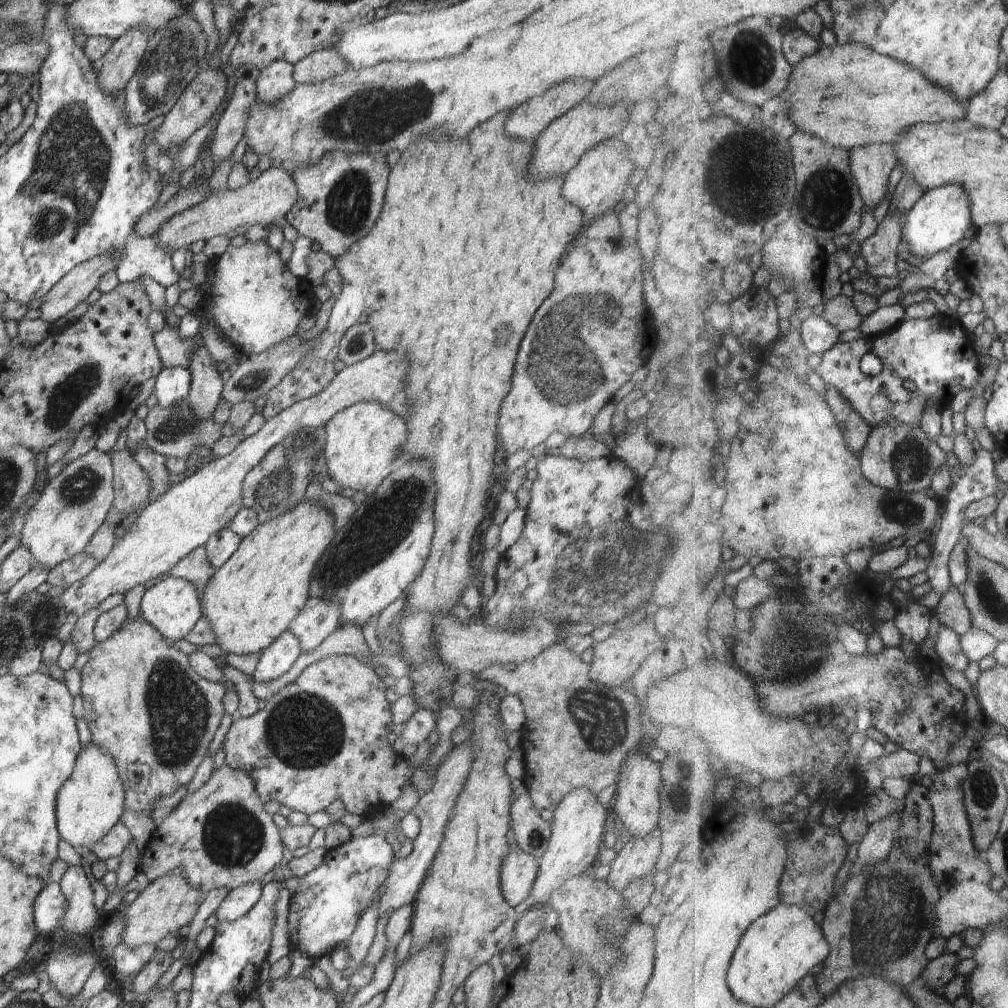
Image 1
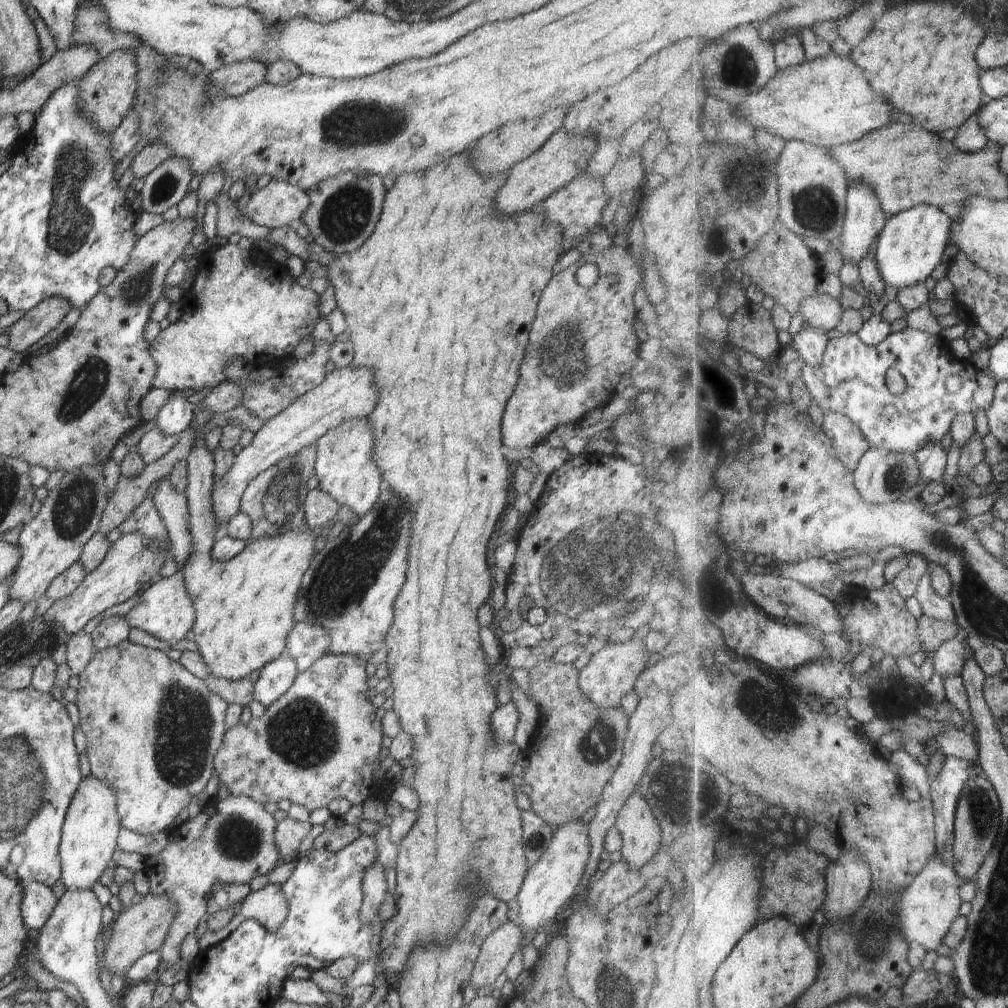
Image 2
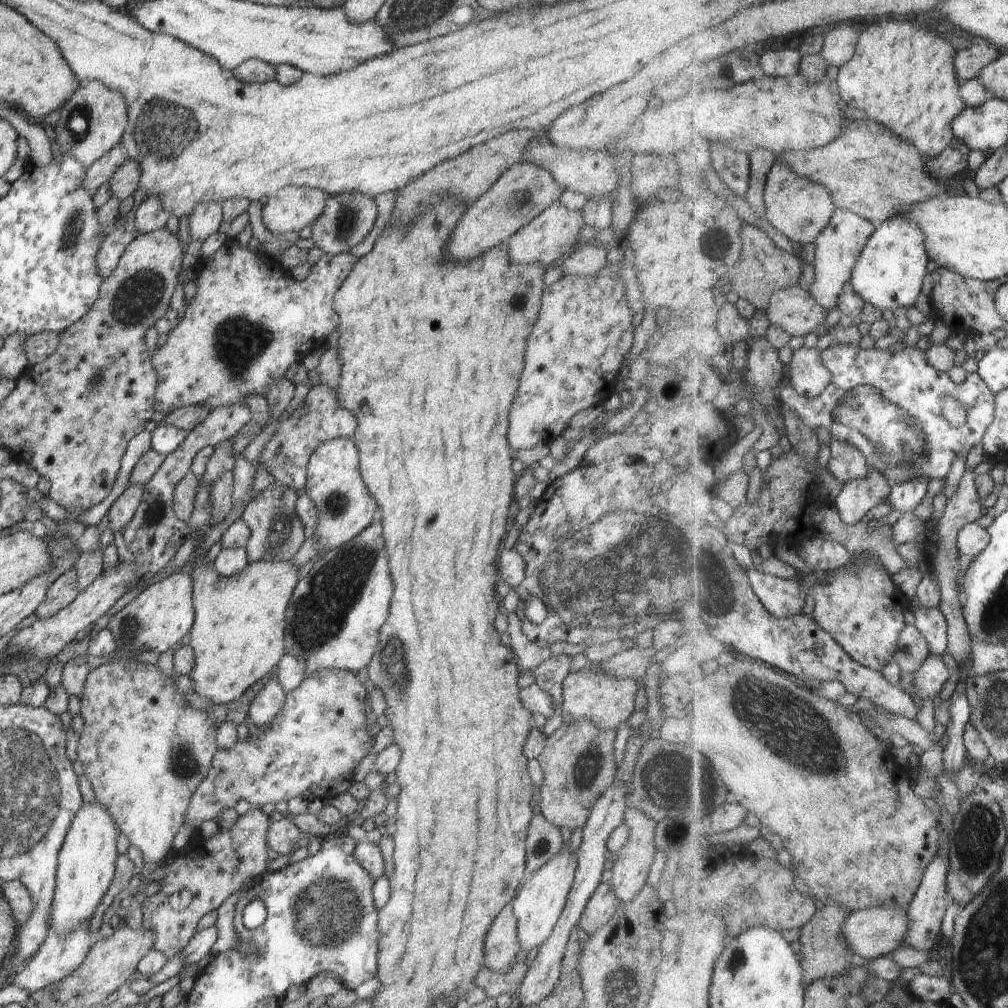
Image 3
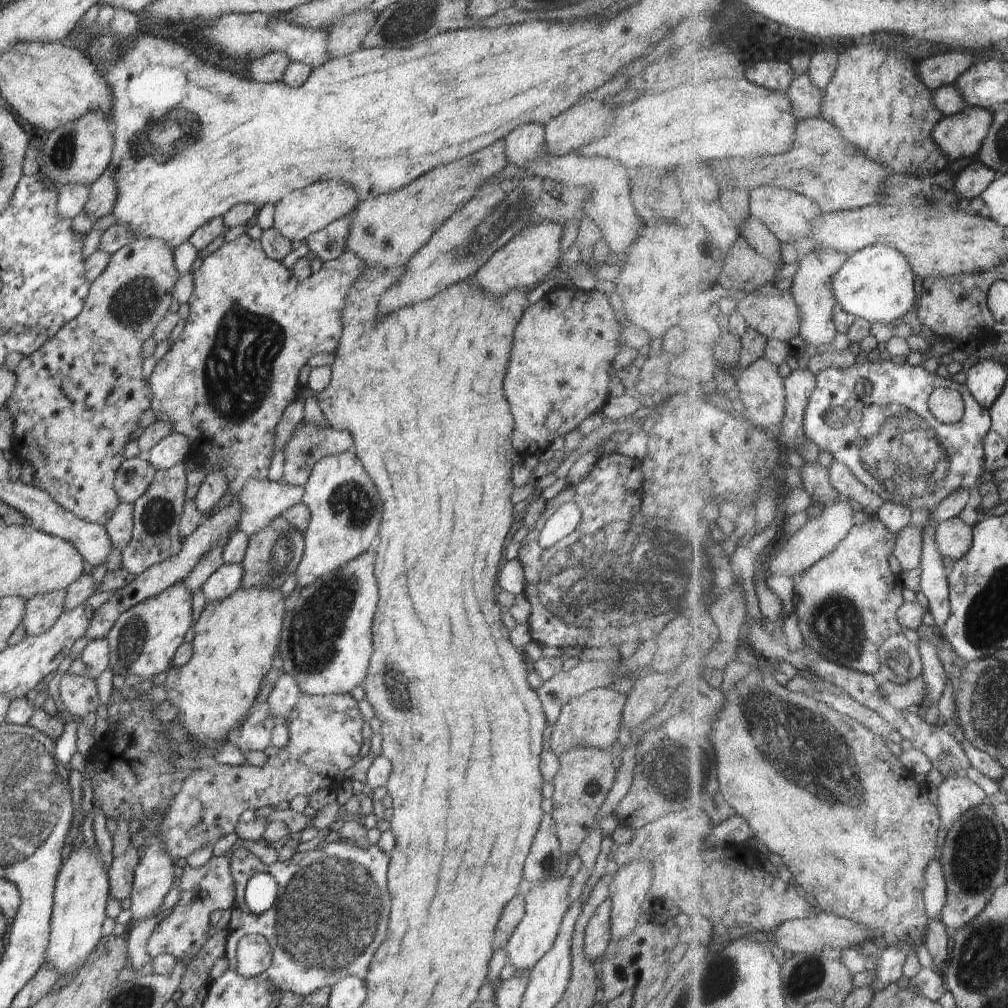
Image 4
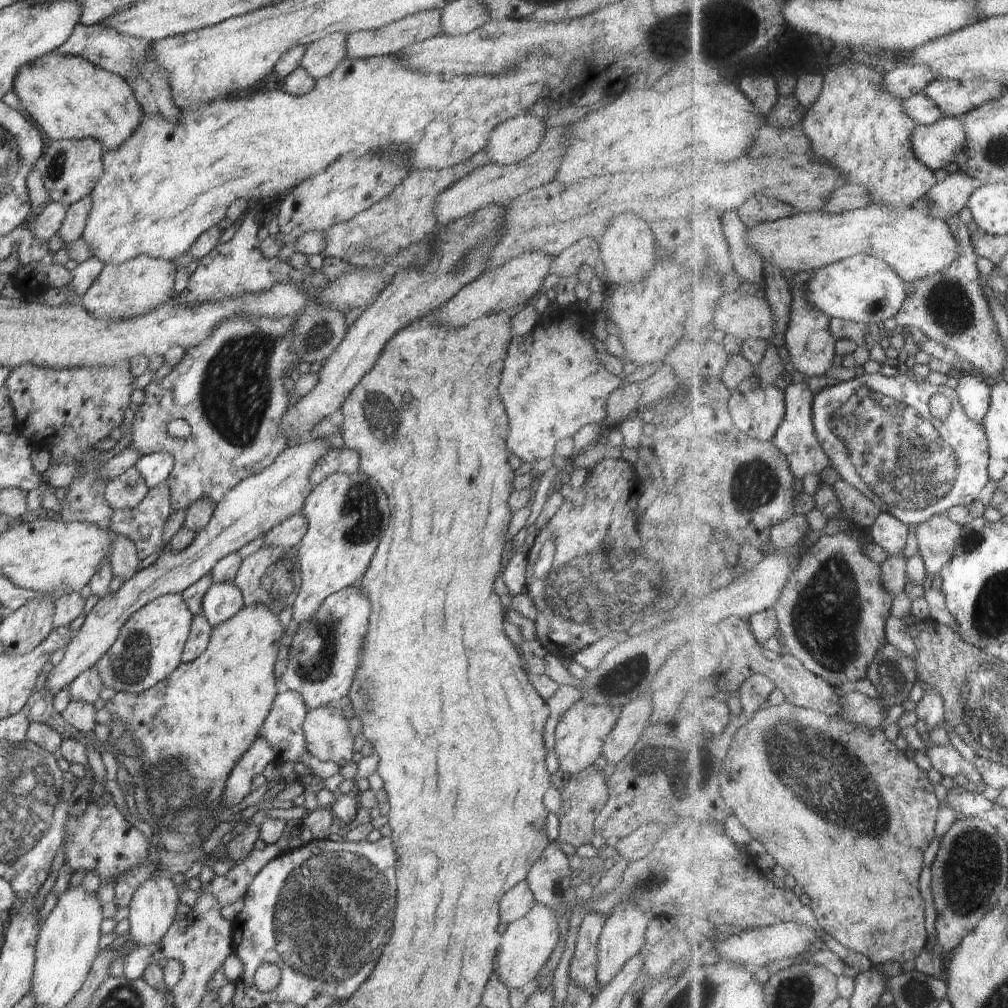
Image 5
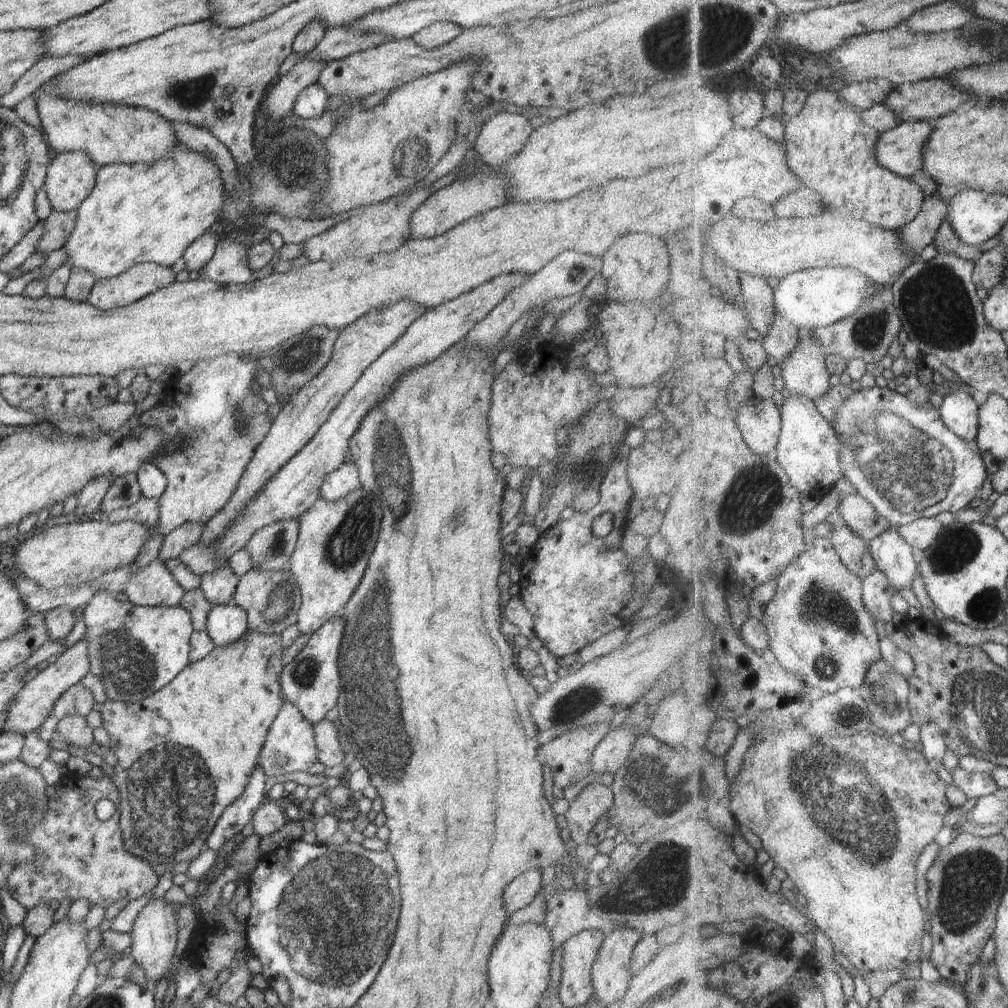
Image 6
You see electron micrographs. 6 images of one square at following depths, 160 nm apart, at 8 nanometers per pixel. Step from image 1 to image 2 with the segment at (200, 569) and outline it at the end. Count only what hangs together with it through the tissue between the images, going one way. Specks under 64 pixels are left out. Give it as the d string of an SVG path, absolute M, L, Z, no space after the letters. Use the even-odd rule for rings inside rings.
M164 477L159 482L158 488L154 490L154 506L158 508L160 518L168 528L169 555L176 560L178 571L182 571L188 562L188 556L192 554L186 498L172 488L168 478Z

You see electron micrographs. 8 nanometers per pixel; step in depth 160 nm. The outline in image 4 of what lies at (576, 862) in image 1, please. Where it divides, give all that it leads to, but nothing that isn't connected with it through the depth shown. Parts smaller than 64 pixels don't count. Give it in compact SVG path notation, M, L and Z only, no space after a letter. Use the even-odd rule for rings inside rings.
M564 874L556 880L548 878L544 882L533 886L524 896L525 914L516 930L512 932L508 944L506 944L507 962L510 962L516 970L531 971L540 962L540 958L548 953L556 941L558 930L568 909L568 891L571 886L571 878Z

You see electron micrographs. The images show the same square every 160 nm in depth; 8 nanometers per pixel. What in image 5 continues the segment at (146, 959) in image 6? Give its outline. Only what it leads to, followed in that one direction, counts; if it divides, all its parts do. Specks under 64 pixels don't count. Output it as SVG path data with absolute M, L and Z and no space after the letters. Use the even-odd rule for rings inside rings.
M161 874L156 878L151 877L134 892L132 902L130 902L130 919L129 933L134 938L133 943L138 944L138 947L150 946L150 944L158 944L164 934L170 929L170 926L175 922L176 910L179 905L179 895L176 890L176 885L172 880Z

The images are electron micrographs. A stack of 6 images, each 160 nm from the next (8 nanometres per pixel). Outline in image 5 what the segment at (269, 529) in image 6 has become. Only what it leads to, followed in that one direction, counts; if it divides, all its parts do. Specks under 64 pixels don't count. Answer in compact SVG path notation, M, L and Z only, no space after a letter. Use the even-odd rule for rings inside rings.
M302 513L294 514L265 534L262 538L262 548L297 549L306 535L307 529L308 524Z

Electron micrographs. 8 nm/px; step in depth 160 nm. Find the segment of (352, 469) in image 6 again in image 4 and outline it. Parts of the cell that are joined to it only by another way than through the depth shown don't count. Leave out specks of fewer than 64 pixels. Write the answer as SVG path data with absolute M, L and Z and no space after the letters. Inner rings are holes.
M302 421L302 426L298 432L291 437L284 450L284 474L283 481L294 487L304 487L309 480L312 468L318 460L328 456L340 456L350 452L355 454L354 440L346 430L336 430L328 428L318 428L310 422Z

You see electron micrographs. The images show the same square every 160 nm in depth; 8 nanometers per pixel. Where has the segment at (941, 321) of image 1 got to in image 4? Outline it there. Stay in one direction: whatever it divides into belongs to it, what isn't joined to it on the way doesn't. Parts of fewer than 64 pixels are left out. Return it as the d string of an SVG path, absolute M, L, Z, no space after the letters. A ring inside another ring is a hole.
M867 360L866 362L862 362L862 364L856 364L856 366L848 368L848 370L840 370L840 368L824 370L822 374L817 376L817 388L806 412L806 434L818 445L820 451L832 454L835 462L846 464L872 492L880 494L885 502L904 504L904 506L912 508L912 512L928 510L928 512L932 513L940 505L942 500L954 491L958 491L960 488L967 488L968 490L979 488L984 483L982 481L982 474L988 470L987 438L993 428L991 410L976 400L976 396L973 396L966 383L960 384L962 386L962 395L966 402L966 415L962 418L962 422L958 422L958 424L943 424L940 422L932 413L929 404L932 394L940 386L938 380L946 380L946 378L942 378L940 374L932 374L930 370L926 370L922 366L910 366L908 363L898 365L894 364L893 361L869 362Z

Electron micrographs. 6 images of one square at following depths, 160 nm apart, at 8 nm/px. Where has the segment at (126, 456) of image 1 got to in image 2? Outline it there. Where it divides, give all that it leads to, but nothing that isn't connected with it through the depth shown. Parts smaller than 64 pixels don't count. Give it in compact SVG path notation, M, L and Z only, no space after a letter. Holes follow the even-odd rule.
M188 428L186 431L180 434L180 438L178 438L178 442L174 444L173 448L170 448L168 454L166 454L163 458L160 458L154 464L148 464L148 466L144 466L144 470L140 472L137 476L126 477L120 476L118 478L118 482L114 486L114 494L110 496L107 500L107 506L105 507L103 516L99 522L99 531L104 534L110 534L112 530L116 530L116 528L120 527L120 524L142 504L142 500L148 496L148 490L150 490L150 486L154 484L154 482L159 482L164 477L168 478L169 474L172 472L174 466L178 464L180 461L187 461L187 458L190 454L190 450L194 448L194 430L190 430Z

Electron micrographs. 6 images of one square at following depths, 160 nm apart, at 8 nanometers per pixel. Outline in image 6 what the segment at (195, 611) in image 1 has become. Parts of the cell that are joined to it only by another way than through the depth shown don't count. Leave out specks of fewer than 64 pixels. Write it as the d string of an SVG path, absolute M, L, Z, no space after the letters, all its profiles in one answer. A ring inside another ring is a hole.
M98 591L84 607L83 616L89 642L89 671L102 681L110 701L125 704L142 700L167 685L190 663L189 640L194 630L191 616L181 605L139 607Z

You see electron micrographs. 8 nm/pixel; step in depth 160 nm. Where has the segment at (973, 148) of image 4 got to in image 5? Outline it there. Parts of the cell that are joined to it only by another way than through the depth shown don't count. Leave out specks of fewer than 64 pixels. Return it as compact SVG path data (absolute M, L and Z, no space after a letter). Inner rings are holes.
M945 117L936 124L919 125L912 146L916 156L932 170L954 168L960 152L964 150L968 132L964 122L958 118Z

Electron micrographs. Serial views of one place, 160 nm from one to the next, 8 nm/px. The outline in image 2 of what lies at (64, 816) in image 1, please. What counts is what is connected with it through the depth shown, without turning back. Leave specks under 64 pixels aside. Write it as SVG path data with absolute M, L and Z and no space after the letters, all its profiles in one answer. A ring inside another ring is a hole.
M88 776L80 782L62 828L59 856L61 879L66 890L92 890L102 872L113 864L121 830L116 810L116 794L96 776Z

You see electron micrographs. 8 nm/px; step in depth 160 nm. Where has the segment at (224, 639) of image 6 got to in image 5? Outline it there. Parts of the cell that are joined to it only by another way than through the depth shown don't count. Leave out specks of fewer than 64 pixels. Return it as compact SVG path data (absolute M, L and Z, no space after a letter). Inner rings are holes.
M230 582L212 584L208 588L201 603L203 616L210 627L220 628L226 620L236 616L240 608L244 608L244 602L240 590Z

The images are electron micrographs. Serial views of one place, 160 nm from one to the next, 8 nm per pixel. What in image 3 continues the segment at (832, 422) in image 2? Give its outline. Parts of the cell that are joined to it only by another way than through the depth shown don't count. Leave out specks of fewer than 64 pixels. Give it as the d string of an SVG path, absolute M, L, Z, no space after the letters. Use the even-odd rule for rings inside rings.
M833 436L831 440L831 460L829 470L831 474L843 484L854 480L870 478L870 467L866 456L852 444L844 444Z

